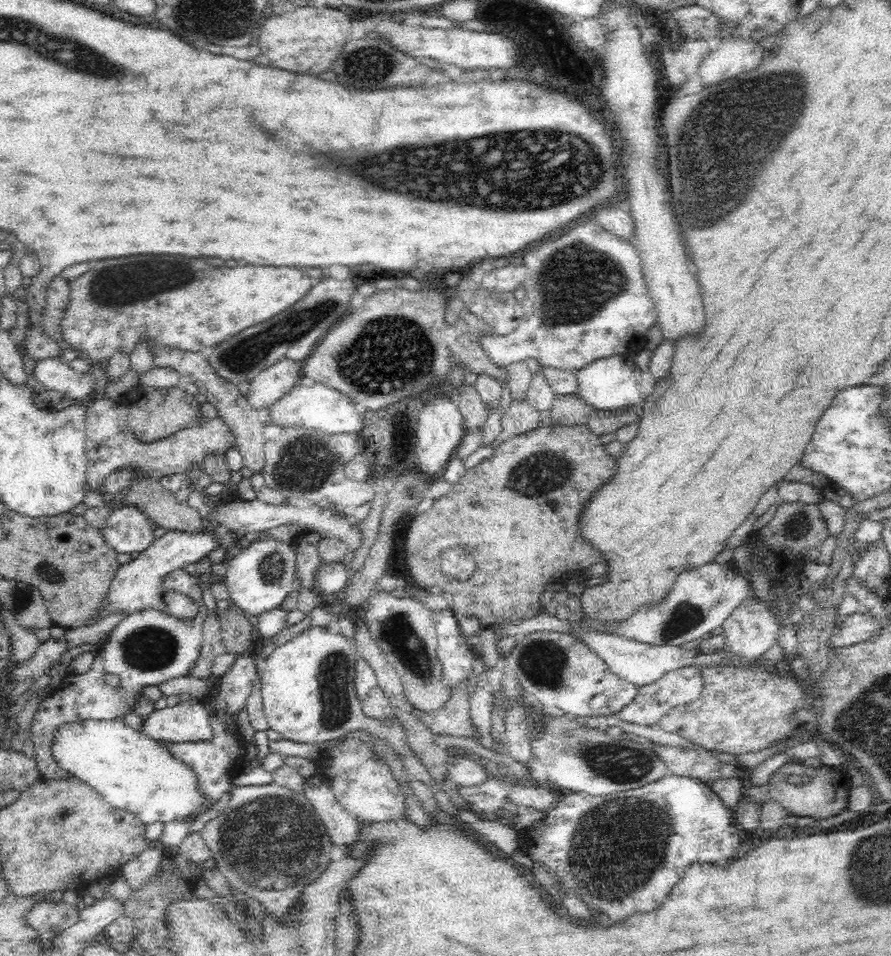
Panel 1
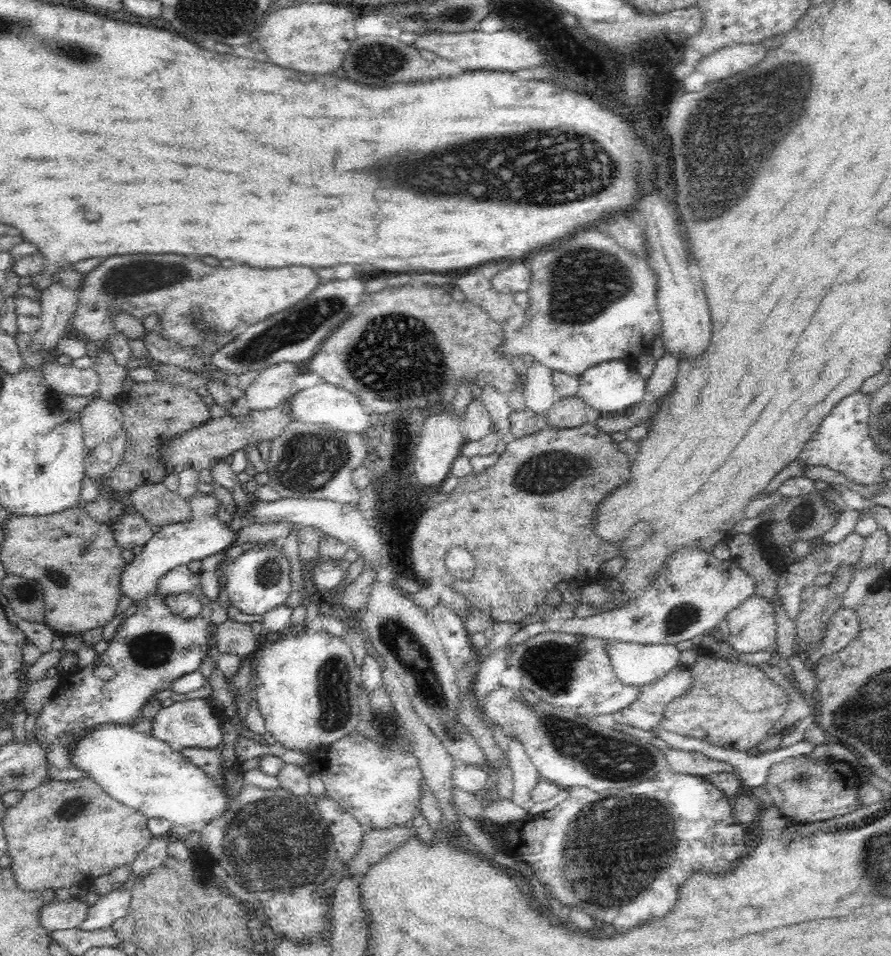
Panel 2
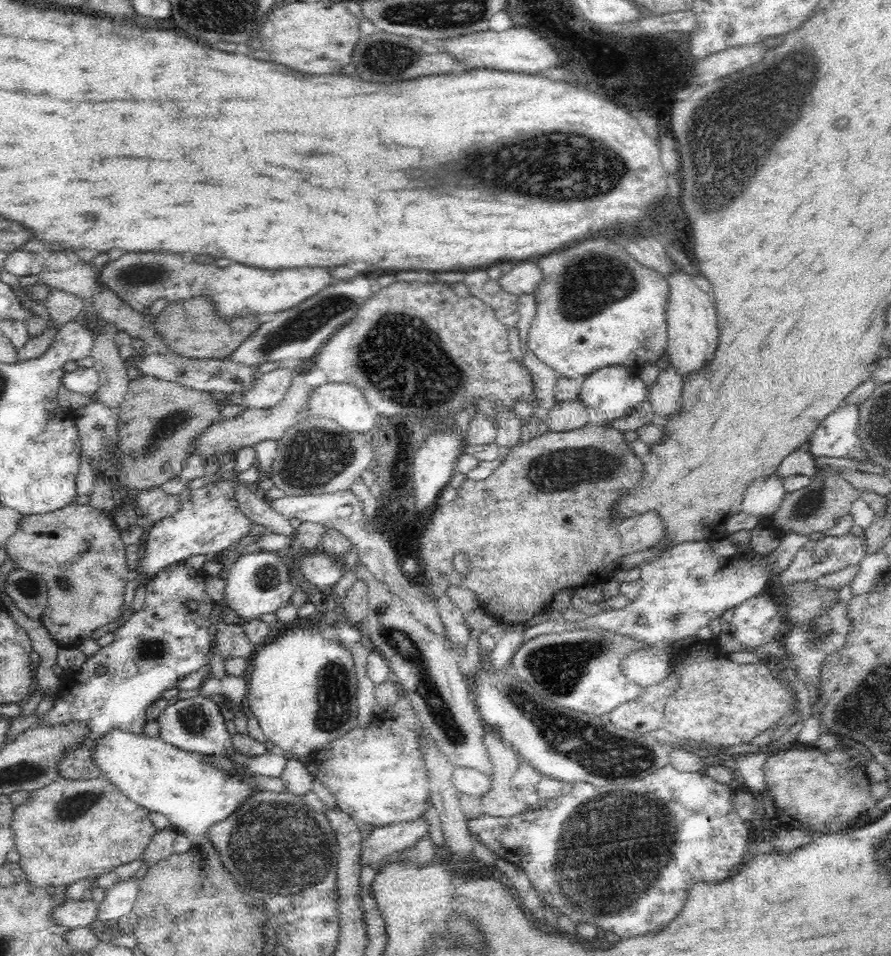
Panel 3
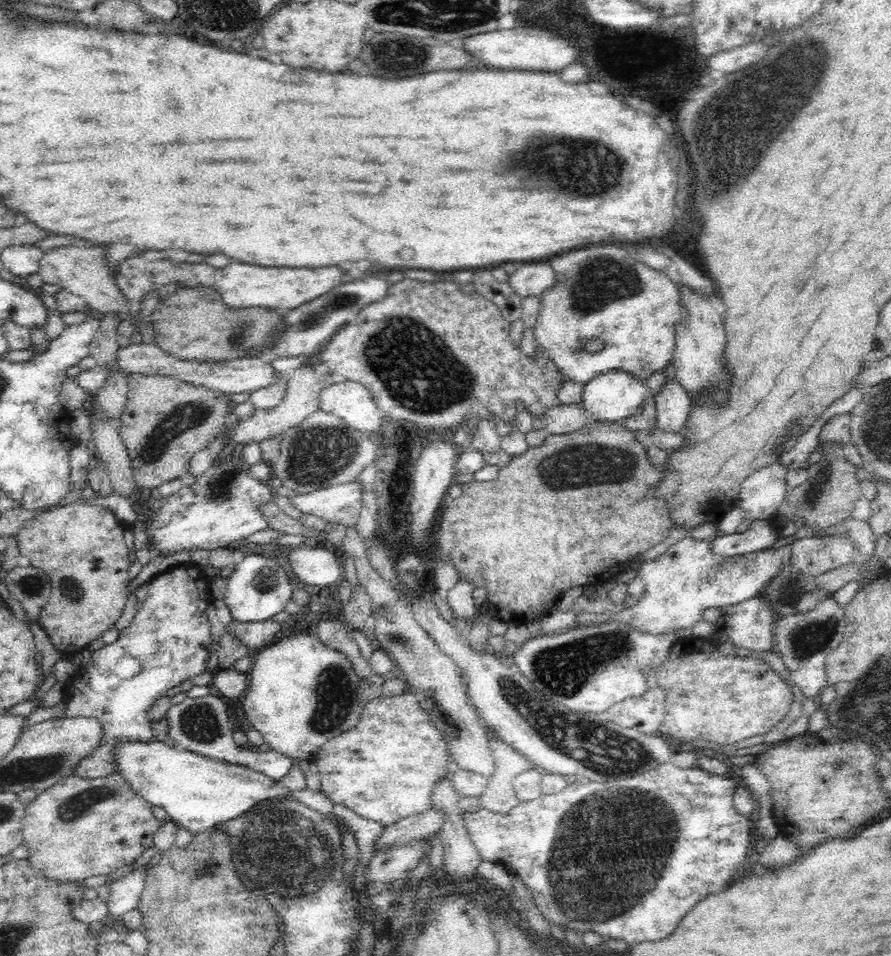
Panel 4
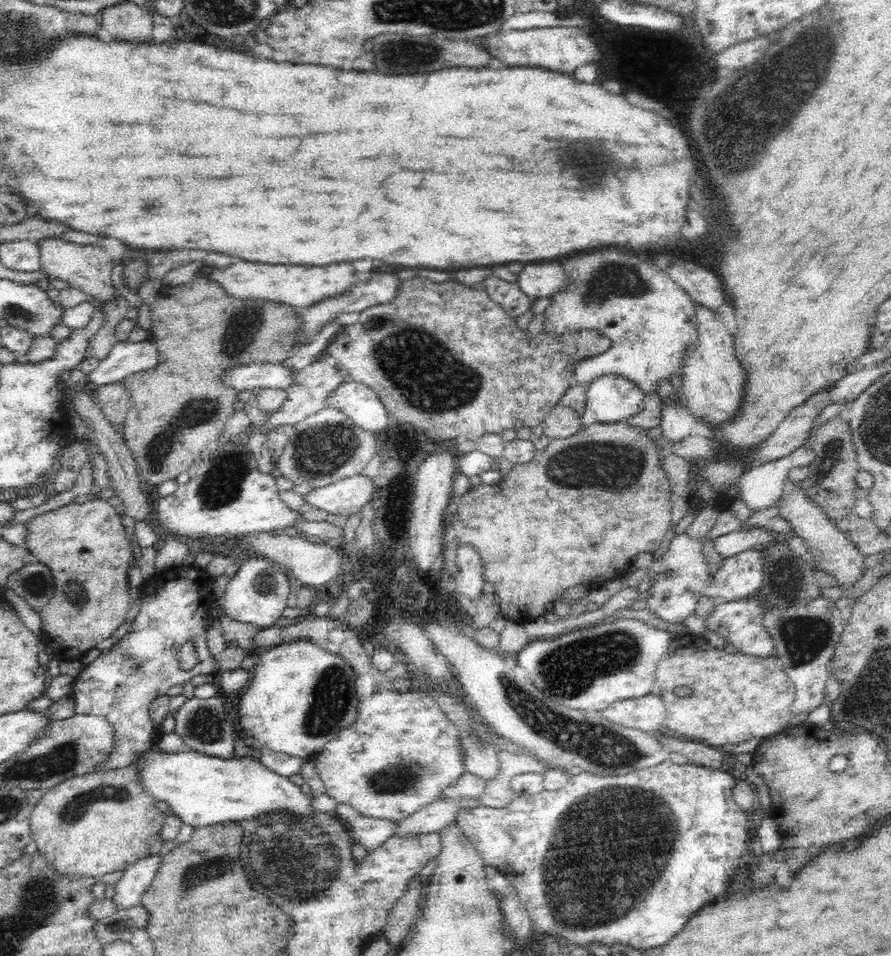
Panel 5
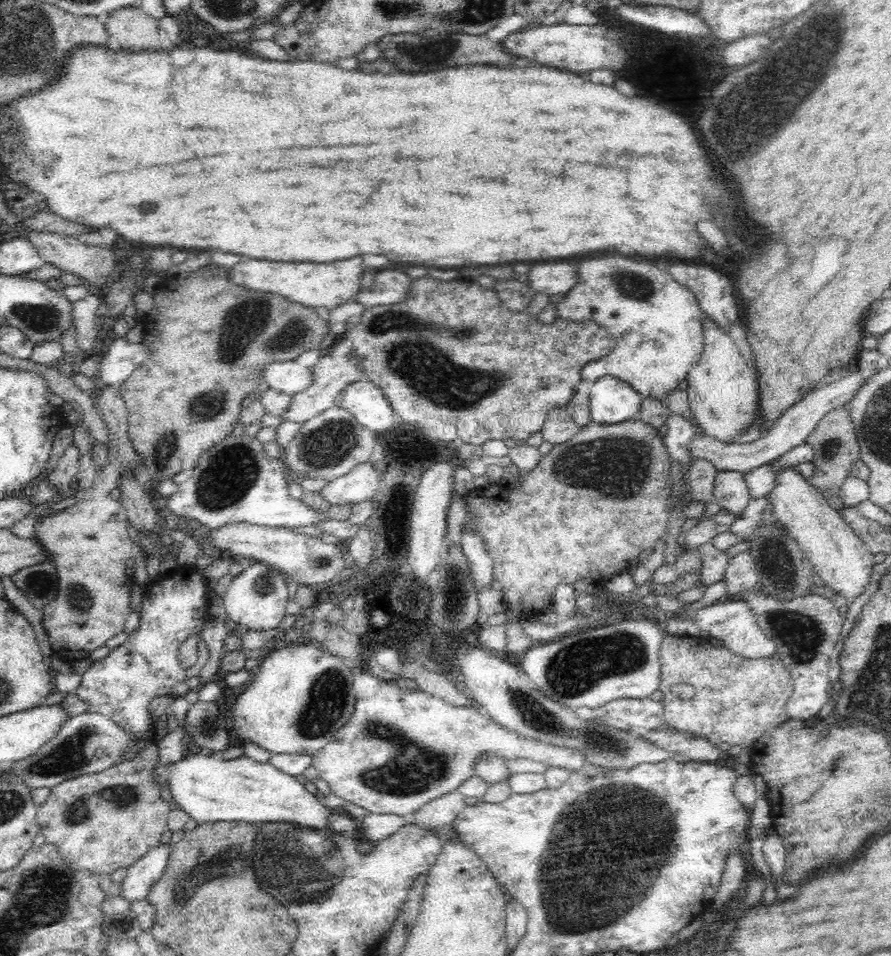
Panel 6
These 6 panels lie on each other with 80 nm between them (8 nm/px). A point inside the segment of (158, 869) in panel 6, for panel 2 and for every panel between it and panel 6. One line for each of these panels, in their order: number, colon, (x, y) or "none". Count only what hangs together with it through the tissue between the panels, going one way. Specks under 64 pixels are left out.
2: (116, 904)
3: (120, 898)
4: (125, 892)
5: (131, 887)

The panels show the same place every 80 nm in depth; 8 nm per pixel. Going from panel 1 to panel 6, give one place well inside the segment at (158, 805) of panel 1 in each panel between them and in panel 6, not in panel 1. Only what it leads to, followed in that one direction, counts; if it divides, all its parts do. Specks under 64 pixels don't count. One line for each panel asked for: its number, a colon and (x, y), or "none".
2: (137, 769)
3: (154, 774)
4: (197, 792)
5: (202, 790)
6: (209, 788)

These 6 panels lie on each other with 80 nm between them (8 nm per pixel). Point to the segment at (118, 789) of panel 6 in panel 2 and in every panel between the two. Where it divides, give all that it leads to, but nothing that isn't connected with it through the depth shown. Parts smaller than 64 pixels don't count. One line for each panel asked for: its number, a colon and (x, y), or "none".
2: (61, 833)
3: (68, 830)
4: (79, 827)
5: (91, 825)

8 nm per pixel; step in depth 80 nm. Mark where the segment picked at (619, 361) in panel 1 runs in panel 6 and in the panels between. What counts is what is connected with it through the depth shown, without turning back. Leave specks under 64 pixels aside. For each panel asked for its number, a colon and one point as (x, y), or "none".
2: (614, 387)
3: (612, 393)
4: (611, 397)
5: (610, 399)
6: (612, 401)

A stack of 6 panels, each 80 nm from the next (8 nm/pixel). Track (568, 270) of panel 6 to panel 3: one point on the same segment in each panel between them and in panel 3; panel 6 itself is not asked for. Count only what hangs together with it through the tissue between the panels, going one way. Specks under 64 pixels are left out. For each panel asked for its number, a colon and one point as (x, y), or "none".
3: (524, 278)
4: (533, 278)
5: (535, 280)

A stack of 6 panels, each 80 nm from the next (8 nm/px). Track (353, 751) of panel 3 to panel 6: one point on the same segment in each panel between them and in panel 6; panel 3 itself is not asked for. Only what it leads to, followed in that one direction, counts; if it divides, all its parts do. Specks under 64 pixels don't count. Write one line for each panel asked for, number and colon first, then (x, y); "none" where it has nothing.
4: (384, 769)
5: (402, 752)
6: (400, 749)

